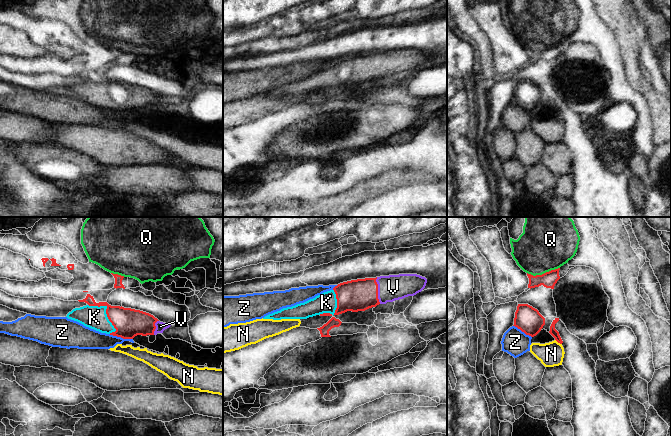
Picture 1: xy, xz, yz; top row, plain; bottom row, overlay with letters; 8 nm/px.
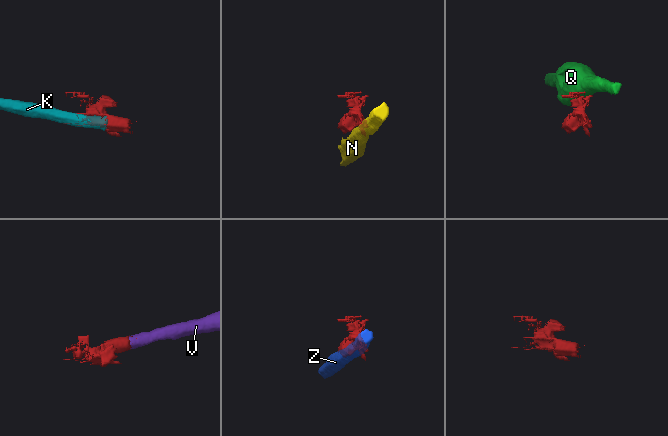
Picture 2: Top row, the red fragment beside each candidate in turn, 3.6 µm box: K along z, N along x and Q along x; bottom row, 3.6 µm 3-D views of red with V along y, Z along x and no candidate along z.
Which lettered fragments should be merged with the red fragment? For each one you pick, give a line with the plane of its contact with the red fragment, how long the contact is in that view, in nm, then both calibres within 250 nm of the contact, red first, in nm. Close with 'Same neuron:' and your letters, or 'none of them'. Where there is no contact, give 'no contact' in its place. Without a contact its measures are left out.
K: xy | 320 nm | 220/190 nm
V: xz | 220 nm | 260/200 nm
Same neuron: K, V

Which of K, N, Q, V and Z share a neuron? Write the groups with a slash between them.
K V / N / Q / Z

